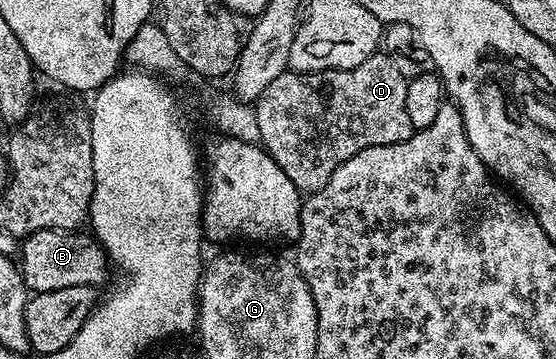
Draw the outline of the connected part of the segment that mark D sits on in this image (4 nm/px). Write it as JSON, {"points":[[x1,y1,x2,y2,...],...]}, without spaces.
{"points":[[377,52,370,58,360,63,356,68,346,69,328,69,326,71,314,72,314,73,298,73,294,71,286,71,282,75,278,75,274,78,274,81,270,82,266,90,255,101,254,107,256,110,256,117,258,118,258,130,259,141,264,150,271,154,271,157,278,162,278,166,282,167,286,176,290,179,290,182,294,183,296,189,302,194,311,195,317,192,322,187,326,186,330,180,330,175,342,164,342,162,348,161,354,156,354,154,360,153,364,149,368,149,370,146,378,145,390,145,397,144,398,142,408,141,413,135,416,129,413,123,410,122,410,117,407,115,406,109,406,86,408,81,405,76,398,71,398,66,394,65,394,62,390,61,388,55,383,52]]}

